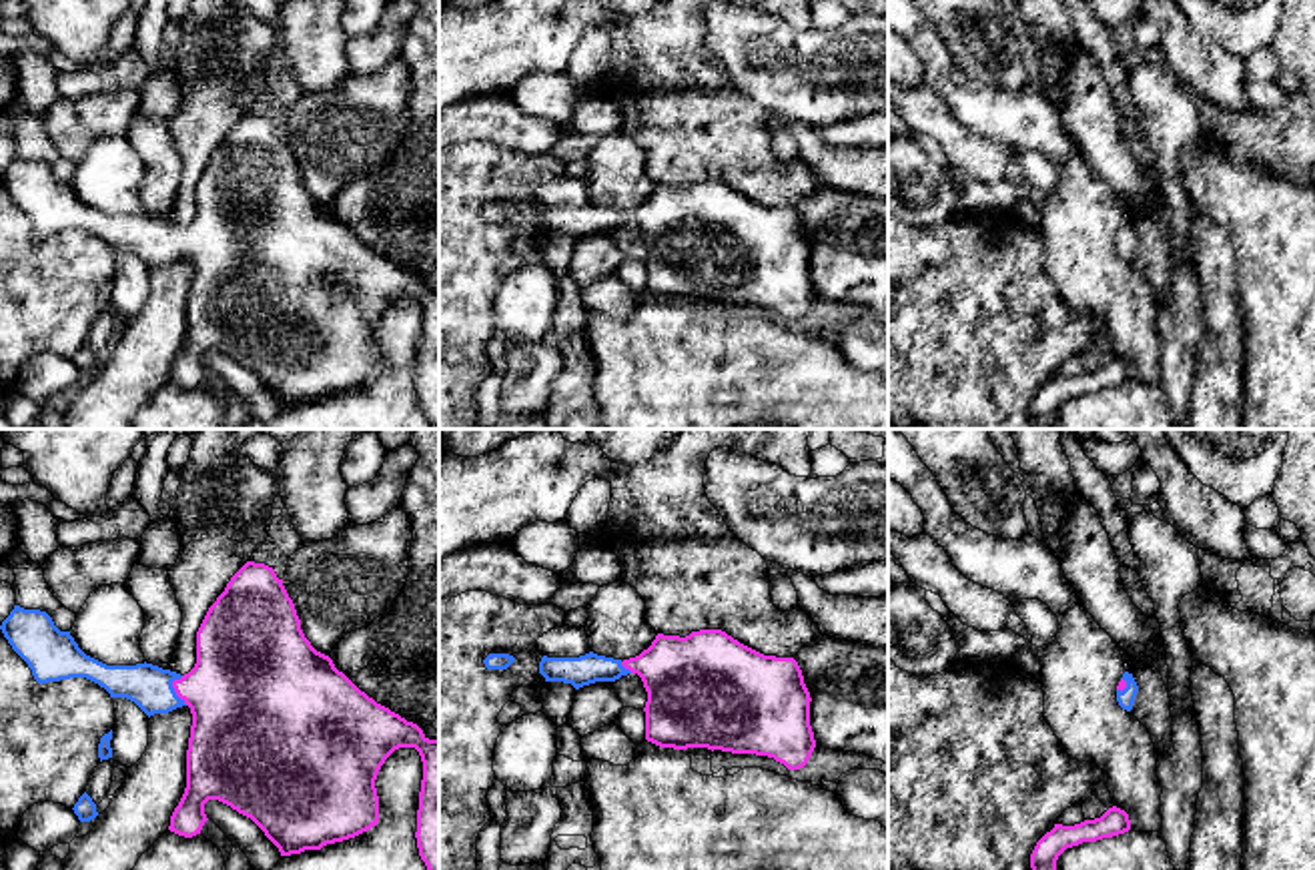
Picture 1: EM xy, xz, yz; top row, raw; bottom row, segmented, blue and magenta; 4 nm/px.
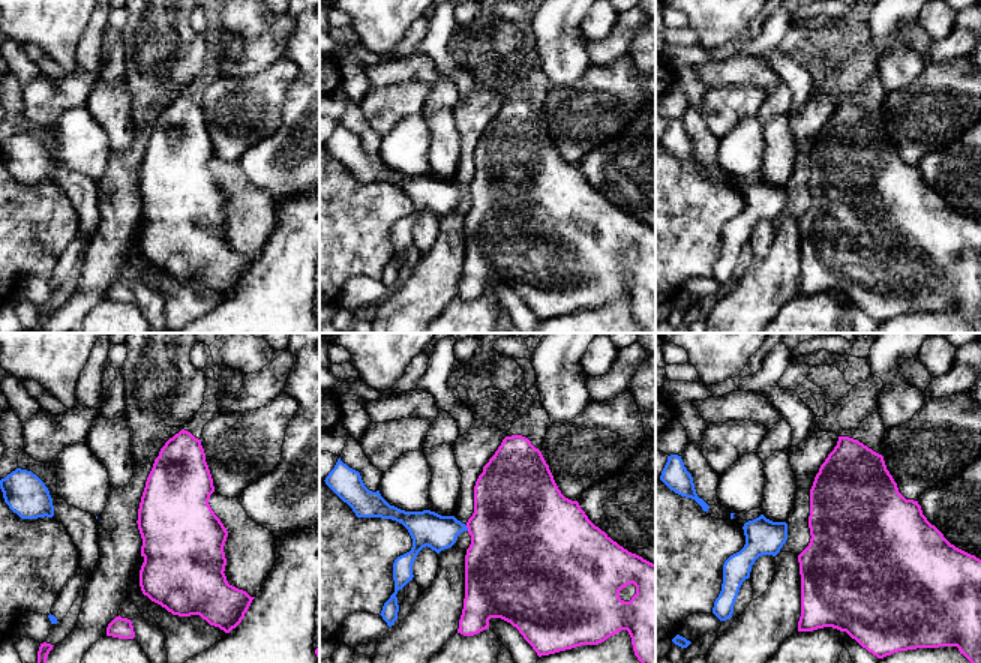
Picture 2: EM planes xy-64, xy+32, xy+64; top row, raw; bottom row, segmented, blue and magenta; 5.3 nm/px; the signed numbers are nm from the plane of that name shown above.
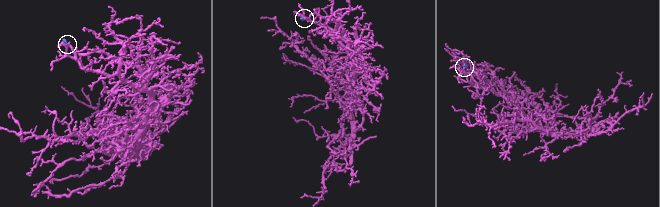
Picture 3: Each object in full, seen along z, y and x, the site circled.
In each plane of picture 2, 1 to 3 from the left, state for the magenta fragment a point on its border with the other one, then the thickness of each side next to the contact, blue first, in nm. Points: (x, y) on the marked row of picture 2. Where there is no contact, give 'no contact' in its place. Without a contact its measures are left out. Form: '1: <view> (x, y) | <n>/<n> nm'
1: no contact
2: xy+32 (467, 528) | 190/460 nm
3: no contact

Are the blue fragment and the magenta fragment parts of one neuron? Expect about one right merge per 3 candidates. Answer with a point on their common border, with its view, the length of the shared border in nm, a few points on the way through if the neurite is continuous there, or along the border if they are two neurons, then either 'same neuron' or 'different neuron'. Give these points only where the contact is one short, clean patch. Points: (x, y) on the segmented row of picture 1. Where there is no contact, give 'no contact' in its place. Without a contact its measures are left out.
contact xy (173, 690); length 120 nm; way xy (149, 686), (173, 690), (235, 692); same neuron

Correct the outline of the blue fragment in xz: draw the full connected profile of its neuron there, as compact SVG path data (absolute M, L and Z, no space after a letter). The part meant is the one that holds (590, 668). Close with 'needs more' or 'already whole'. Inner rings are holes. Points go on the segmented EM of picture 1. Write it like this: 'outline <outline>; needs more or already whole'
outline M700 629L686 637L658 633L647 649L623 662L593 651L579 658L543 656L539 674L545 682L571 684L575 690L637 674L647 692L645 740L660 748L768 756L788 770L804 768L816 748L812 698L798 662L764 656L722 629Z; needs more

